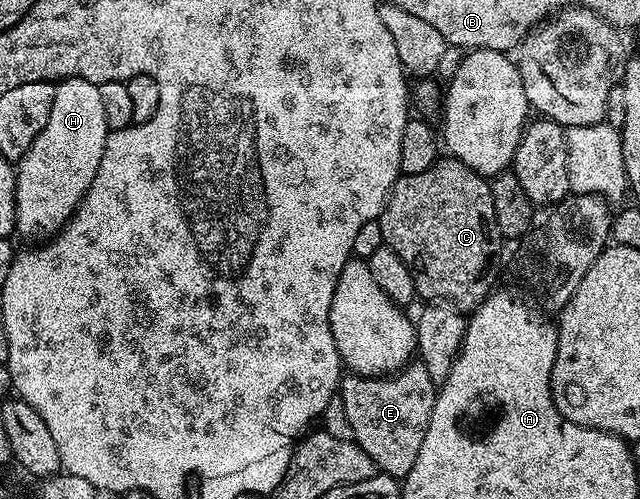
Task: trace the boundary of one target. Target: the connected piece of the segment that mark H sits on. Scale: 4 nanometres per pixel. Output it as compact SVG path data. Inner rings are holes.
M71 78L58 81L47 125L31 149L16 163L16 231L25 236L51 236L64 227L98 172L111 129L106 125L98 83Z

